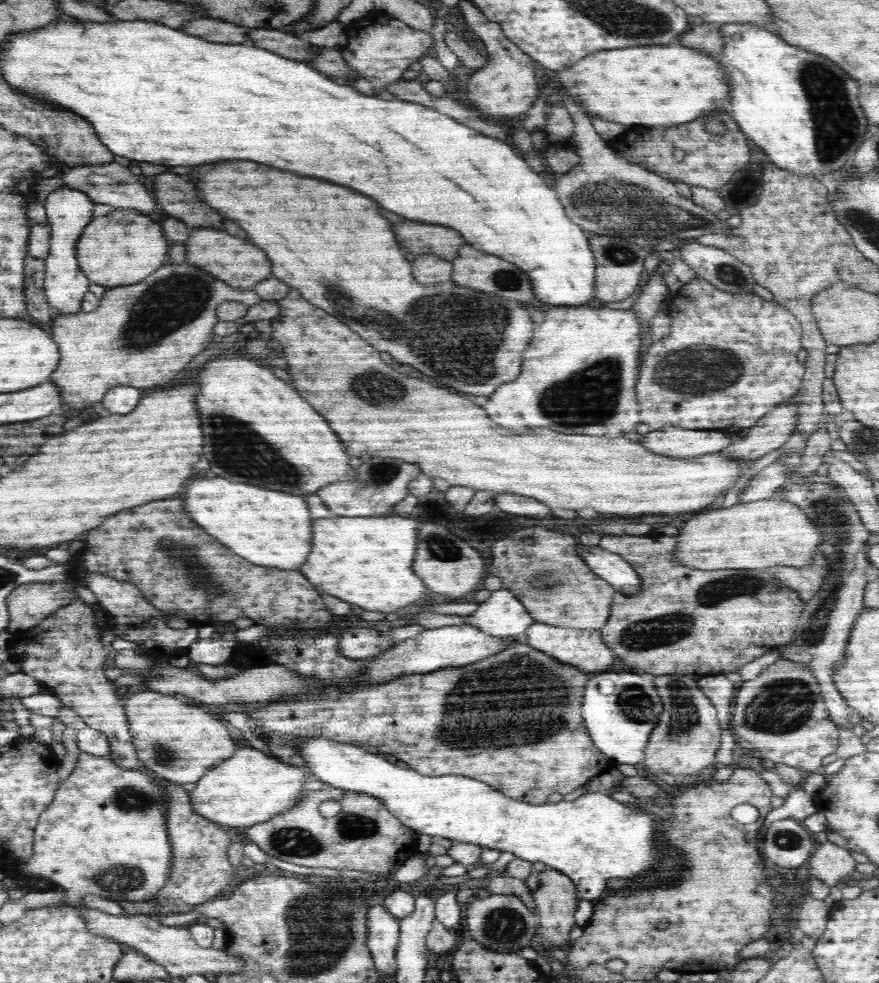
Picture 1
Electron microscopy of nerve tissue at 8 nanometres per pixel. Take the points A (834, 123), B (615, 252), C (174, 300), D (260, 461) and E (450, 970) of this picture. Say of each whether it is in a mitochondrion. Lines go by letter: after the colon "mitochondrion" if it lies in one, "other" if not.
A: mitochondrion
B: mitochondrion
C: mitochondrion
D: mitochondrion
E: other

